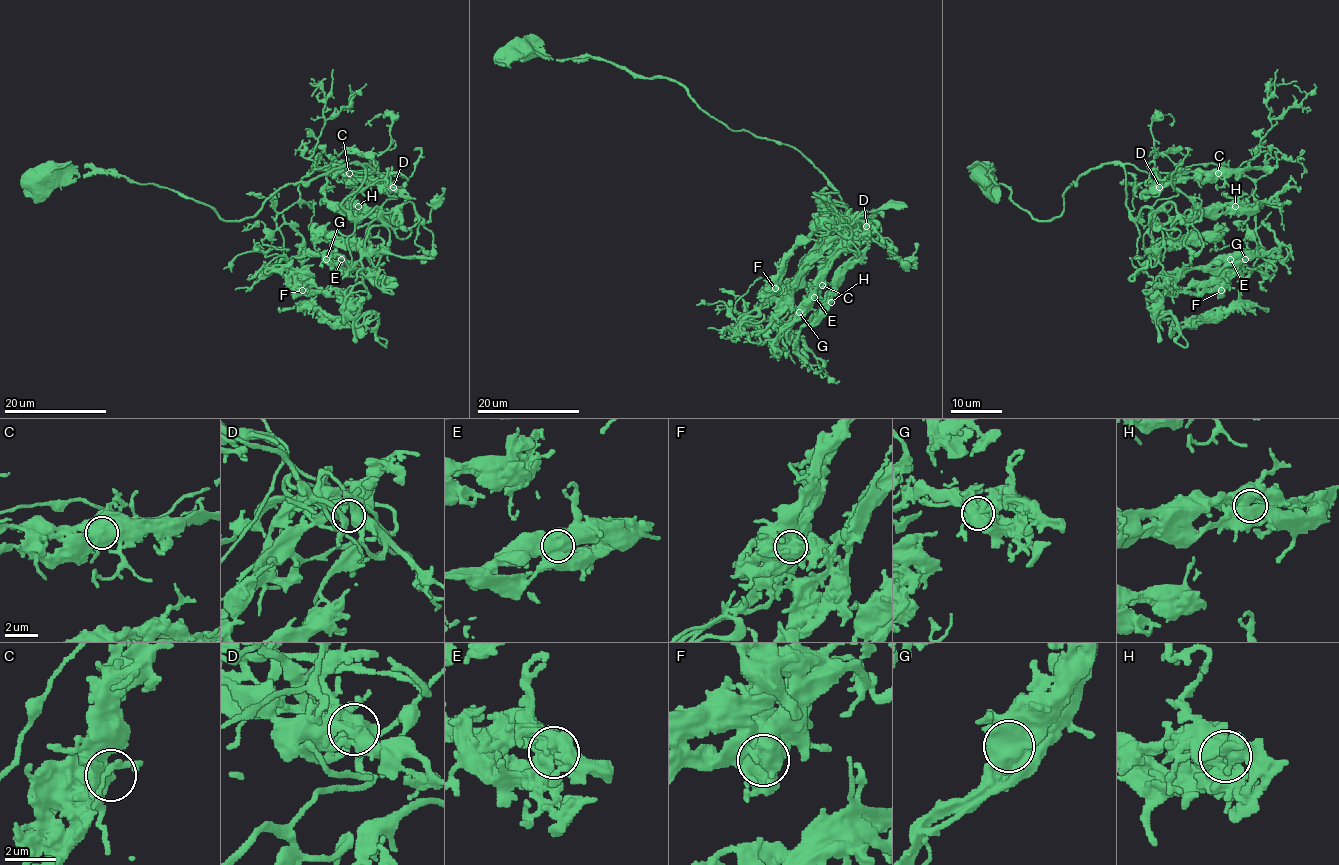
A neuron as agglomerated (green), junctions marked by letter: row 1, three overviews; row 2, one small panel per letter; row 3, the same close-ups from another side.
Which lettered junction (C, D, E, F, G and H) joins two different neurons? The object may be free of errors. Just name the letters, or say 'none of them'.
F

